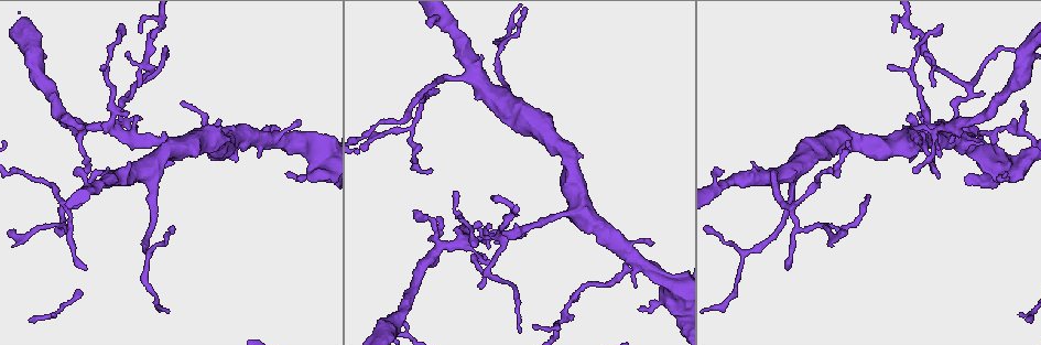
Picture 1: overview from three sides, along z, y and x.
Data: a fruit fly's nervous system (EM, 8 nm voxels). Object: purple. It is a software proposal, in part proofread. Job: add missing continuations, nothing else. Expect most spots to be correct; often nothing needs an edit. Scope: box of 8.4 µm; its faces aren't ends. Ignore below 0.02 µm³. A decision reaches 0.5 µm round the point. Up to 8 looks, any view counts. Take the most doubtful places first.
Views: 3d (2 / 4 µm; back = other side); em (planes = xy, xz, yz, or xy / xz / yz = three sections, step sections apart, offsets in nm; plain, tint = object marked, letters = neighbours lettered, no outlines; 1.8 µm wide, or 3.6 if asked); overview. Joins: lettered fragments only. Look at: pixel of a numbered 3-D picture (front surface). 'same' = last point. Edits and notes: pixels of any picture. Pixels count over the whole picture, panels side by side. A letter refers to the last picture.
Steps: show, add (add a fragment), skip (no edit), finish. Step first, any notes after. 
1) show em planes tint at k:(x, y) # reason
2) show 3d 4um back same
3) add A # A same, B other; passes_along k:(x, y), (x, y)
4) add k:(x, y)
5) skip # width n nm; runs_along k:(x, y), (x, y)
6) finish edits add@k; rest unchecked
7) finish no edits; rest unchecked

show em 3.6um planes letters at 1:(787, 206) # three arms meet

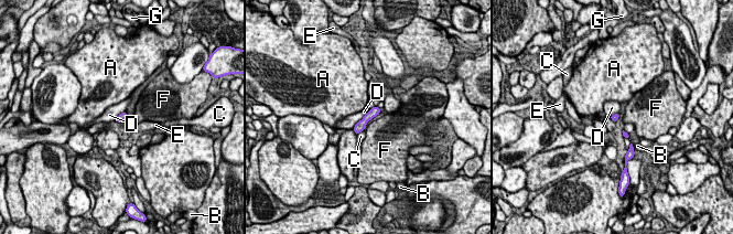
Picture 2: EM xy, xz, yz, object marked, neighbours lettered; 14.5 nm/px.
skip # width 100 nm; A other, B other, C other, D other, E other, F other, G other; border 2:(368, 112), (352, 128); no lettered fragment goes on from it

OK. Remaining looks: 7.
show 3d 2um at 1:(169, 56) # tapers out

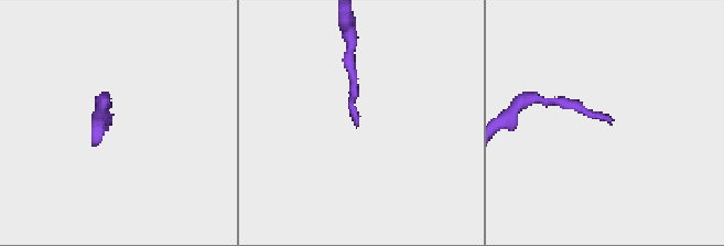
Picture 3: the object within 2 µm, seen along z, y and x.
show em planes letters at 3:(357, 123) # need the tissue

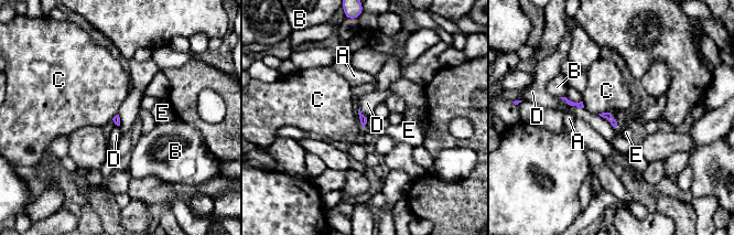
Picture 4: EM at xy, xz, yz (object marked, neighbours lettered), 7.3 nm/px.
skip # A other, B other, C other, D other, E other; border 4:(558, 97), (570, 105), (583, 108); no lettered fragment goes on from it

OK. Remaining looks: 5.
show 3d 2um at 1:(142, 32) # thin end

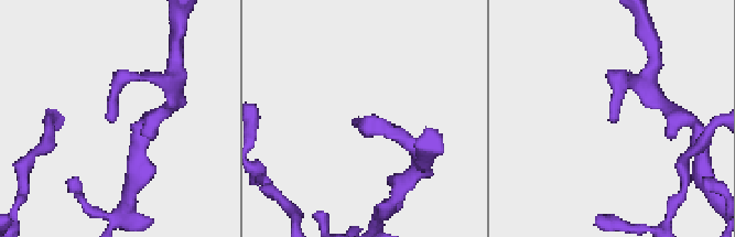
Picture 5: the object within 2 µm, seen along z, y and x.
show em planes letters at 5:(615, 122)

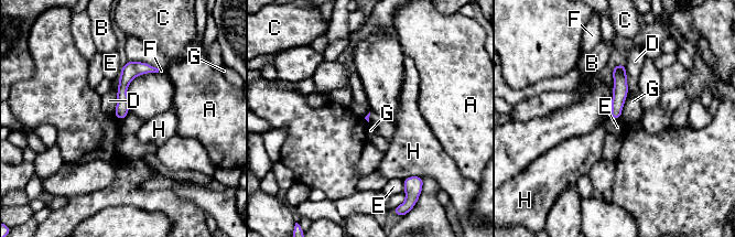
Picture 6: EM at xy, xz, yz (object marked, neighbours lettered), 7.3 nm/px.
skip # longest_contact D 240 nm; A other, B other, C other, D other, E other, F other, G other, H other; no lettered fragment goes on from it

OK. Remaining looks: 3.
finish no edits; rest unchecked

